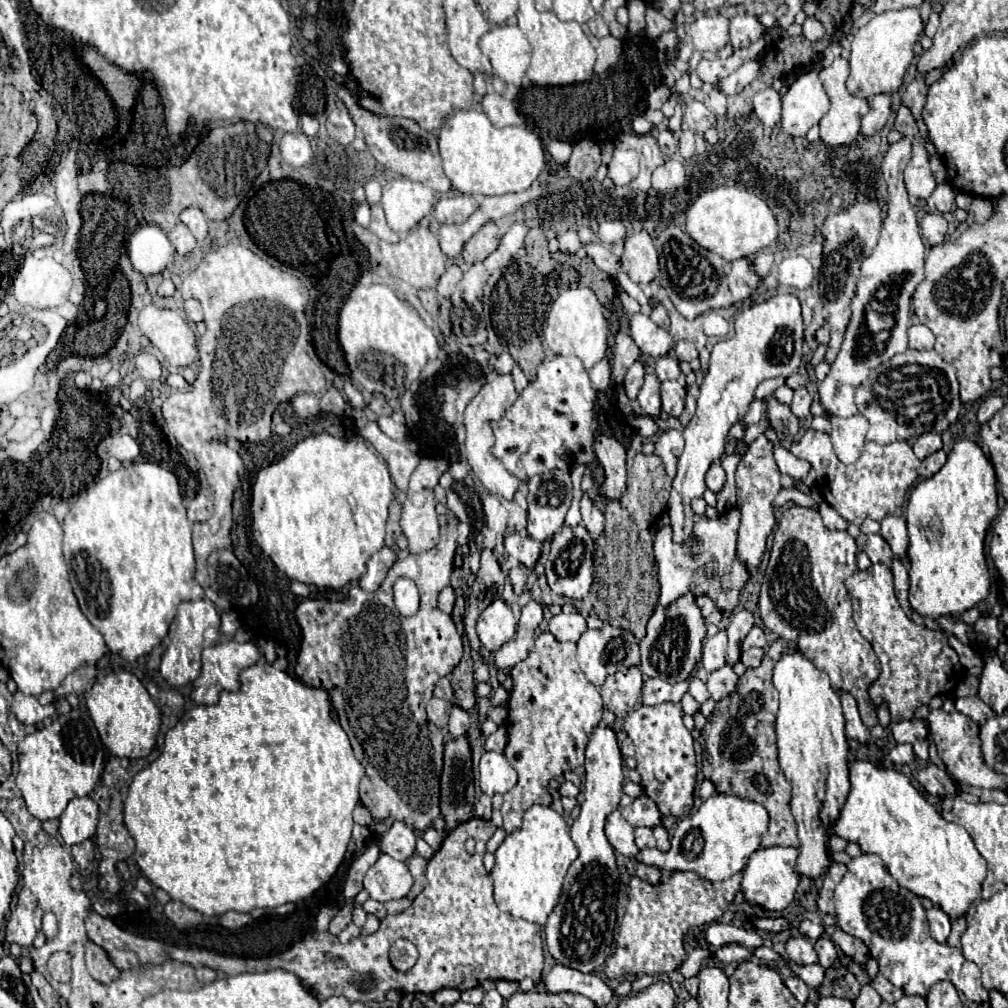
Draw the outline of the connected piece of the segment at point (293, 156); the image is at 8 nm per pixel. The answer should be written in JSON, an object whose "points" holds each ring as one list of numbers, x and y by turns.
{"points":[[302,131,286,133,280,141,280,153,282,153,282,159,294,167,304,167,304,165,310,165,312,161,312,147,308,137]]}

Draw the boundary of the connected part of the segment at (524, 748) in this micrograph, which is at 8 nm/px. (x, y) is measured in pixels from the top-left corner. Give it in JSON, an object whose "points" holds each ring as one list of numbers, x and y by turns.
{"points":[[544,631,536,637,530,655,512,667,514,689,508,701,508,743,504,757,518,773,518,783,504,795,500,809,504,831,520,829,524,811,532,805,552,805,548,783,564,771,574,771,584,763,584,749,592,729,602,719,600,691,584,677,578,667,572,643,558,643,552,633]]}

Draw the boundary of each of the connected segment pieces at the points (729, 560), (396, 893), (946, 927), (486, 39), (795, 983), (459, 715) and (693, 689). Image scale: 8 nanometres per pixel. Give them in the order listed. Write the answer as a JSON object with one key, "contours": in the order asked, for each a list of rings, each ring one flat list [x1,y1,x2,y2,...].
{"contours":[[[732,509,718,519,698,519,694,525,696,543,678,545,672,541,672,529,662,527,654,537,654,557,658,563,659,604,670,605,680,595,694,591,696,595,708,593,716,607,726,615,738,605,738,597,748,581,746,567,736,557,736,537,740,525,740,511]],[[380,855,364,877,364,889,372,899,382,903,406,897,412,883,414,879,408,871,408,865,392,859,390,855]],[[926,909,926,917,928,917,928,925,930,925,930,933,938,943,946,943,948,935,950,935,950,917,938,909]],[[500,25,480,39,480,49,492,63,492,73,516,87,530,65,530,43,518,25]],[[788,977,786,981,786,987,790,989,790,993,800,1001,800,1003,806,1003,806,999,808,999,808,993,810,993,810,987,800,979,800,977]],[[452,707,452,711,450,711,450,723,448,723,448,729,450,729,452,737,464,735,468,731,468,727,470,727,468,713,464,709,460,709,460,707]],[[692,679,692,681,690,681,690,695,692,695,696,701,704,703,704,701,708,699,708,691,706,691,706,685,704,685,700,679]]]}

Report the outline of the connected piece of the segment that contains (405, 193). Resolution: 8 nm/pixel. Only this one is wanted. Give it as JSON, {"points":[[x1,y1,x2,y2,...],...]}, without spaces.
{"points":[[404,177,386,181,382,189,382,207,390,229,396,233,412,231,430,213,432,205,438,201,436,197,446,194]]}

